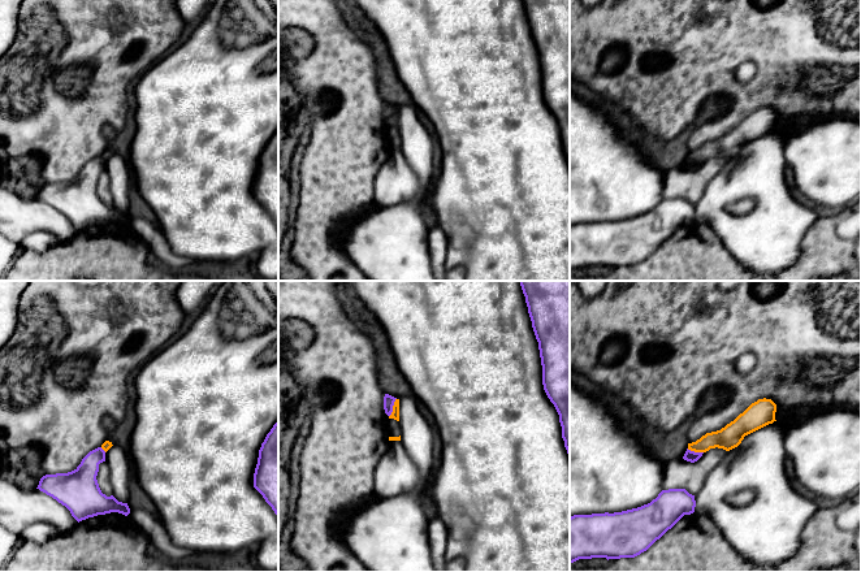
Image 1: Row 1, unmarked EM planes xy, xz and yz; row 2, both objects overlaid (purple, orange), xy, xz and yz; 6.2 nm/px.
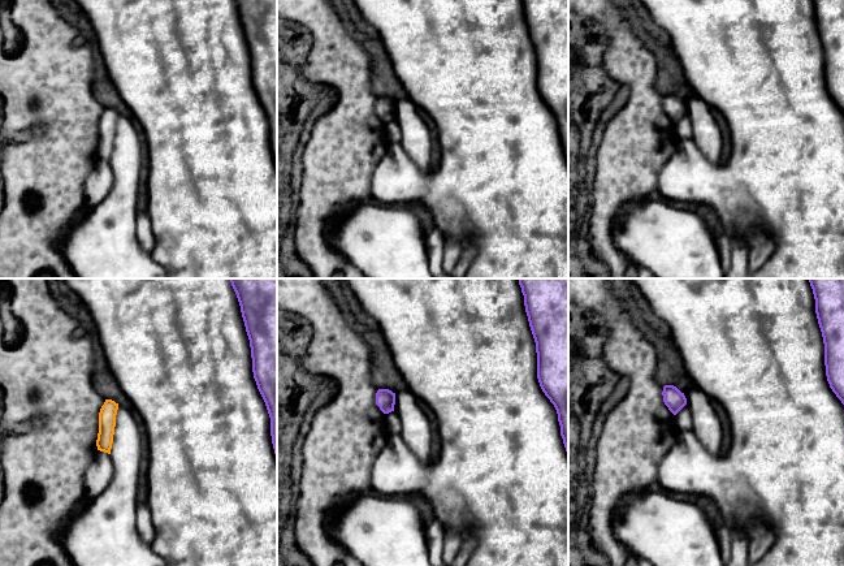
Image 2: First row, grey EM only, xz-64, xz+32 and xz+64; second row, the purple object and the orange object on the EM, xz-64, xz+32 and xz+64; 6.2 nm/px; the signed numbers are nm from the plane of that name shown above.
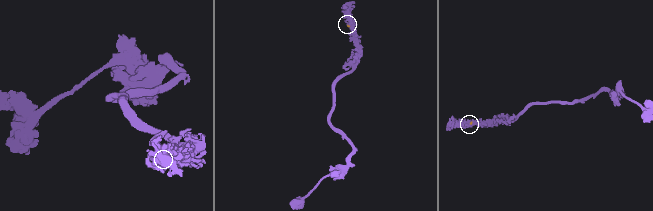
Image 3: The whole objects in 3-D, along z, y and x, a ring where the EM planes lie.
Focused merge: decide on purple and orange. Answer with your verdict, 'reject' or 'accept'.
reject

